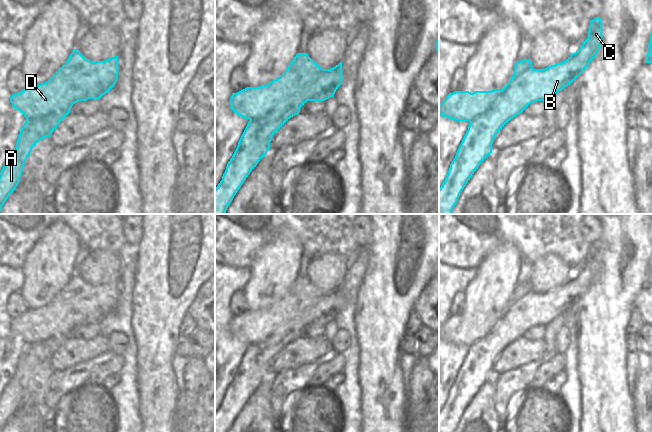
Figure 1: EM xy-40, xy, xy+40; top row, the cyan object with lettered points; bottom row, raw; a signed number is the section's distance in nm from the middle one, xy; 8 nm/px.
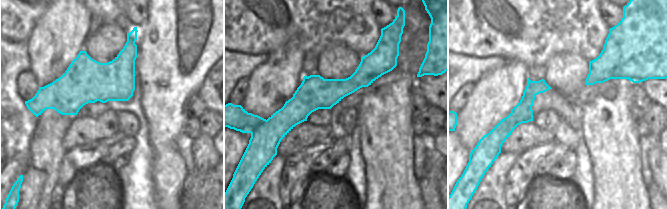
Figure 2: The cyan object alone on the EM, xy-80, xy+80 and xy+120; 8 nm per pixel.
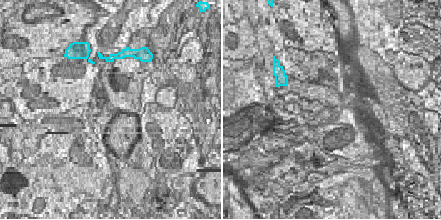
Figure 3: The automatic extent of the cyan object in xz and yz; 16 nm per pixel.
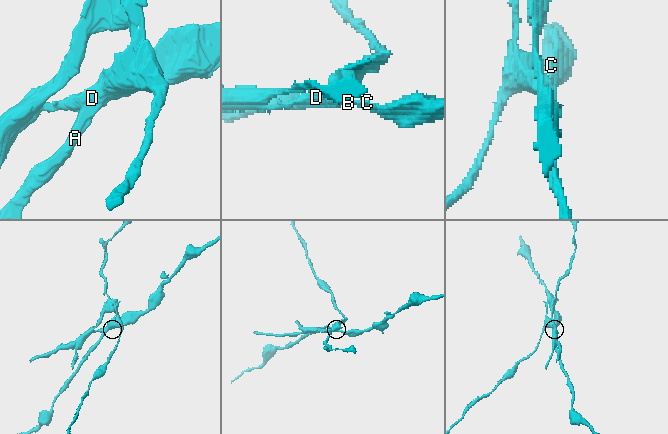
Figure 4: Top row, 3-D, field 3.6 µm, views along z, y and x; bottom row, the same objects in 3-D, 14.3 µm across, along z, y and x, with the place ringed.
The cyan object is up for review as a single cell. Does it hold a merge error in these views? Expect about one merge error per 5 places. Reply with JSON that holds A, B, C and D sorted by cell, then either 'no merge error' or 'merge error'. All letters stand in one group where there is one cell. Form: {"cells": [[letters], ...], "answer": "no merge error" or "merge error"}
{"cells": [["A", "B", "C"], ["D"]], "answer": "merge error"}

